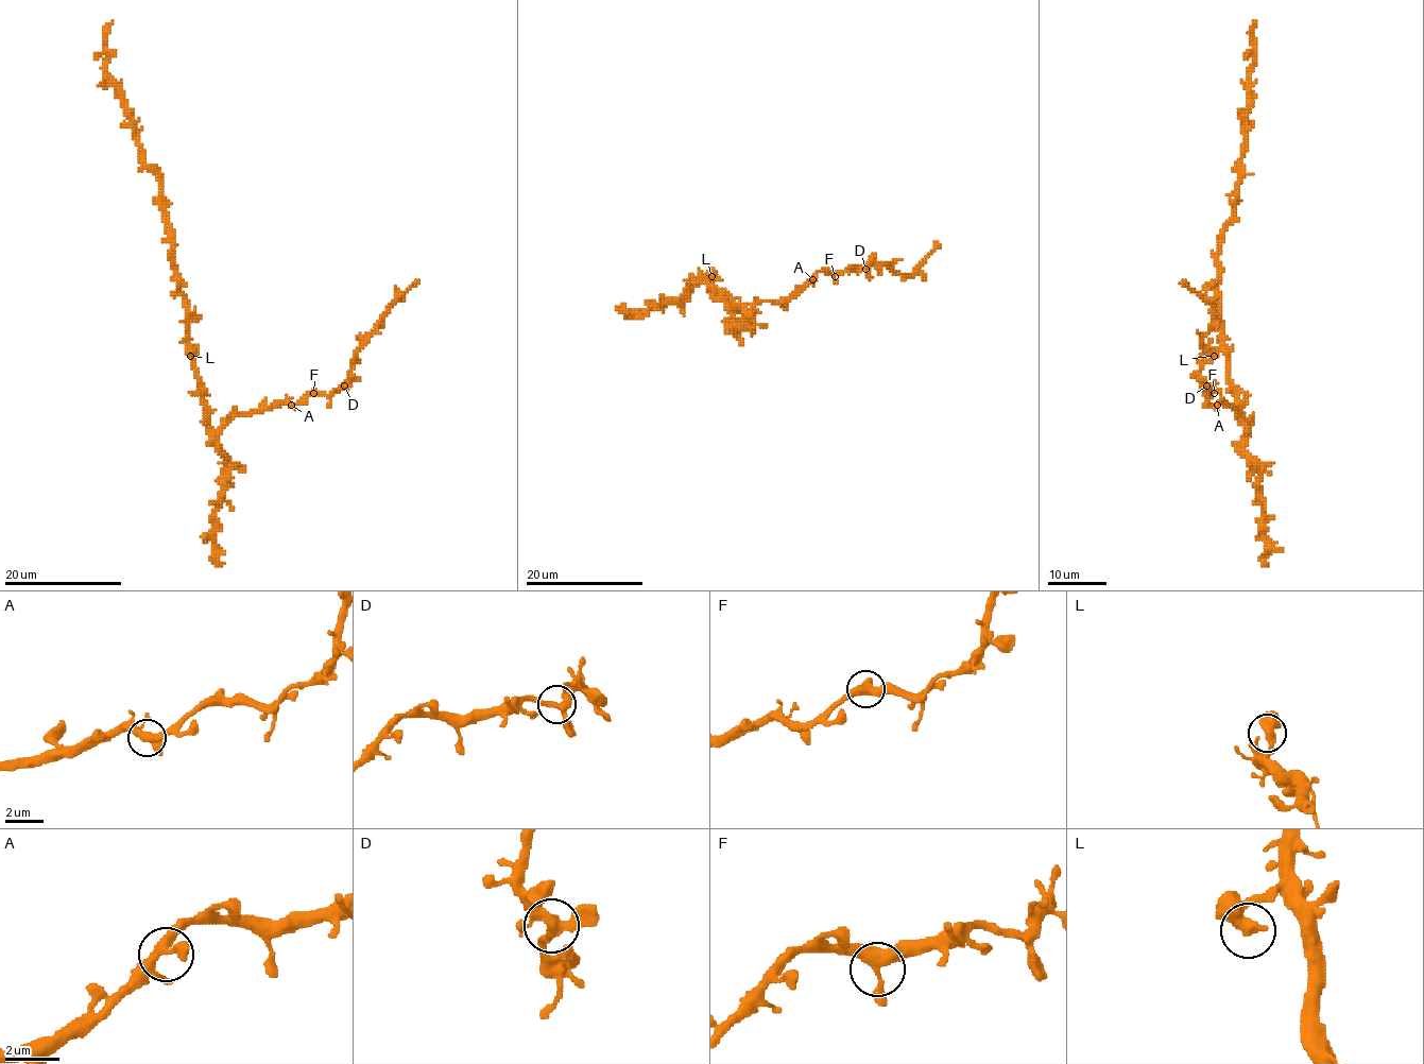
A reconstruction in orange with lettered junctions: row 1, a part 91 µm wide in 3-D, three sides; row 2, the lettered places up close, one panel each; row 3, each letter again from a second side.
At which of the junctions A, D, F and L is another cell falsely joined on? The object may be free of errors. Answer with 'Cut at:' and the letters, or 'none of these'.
Cut at: none of these

